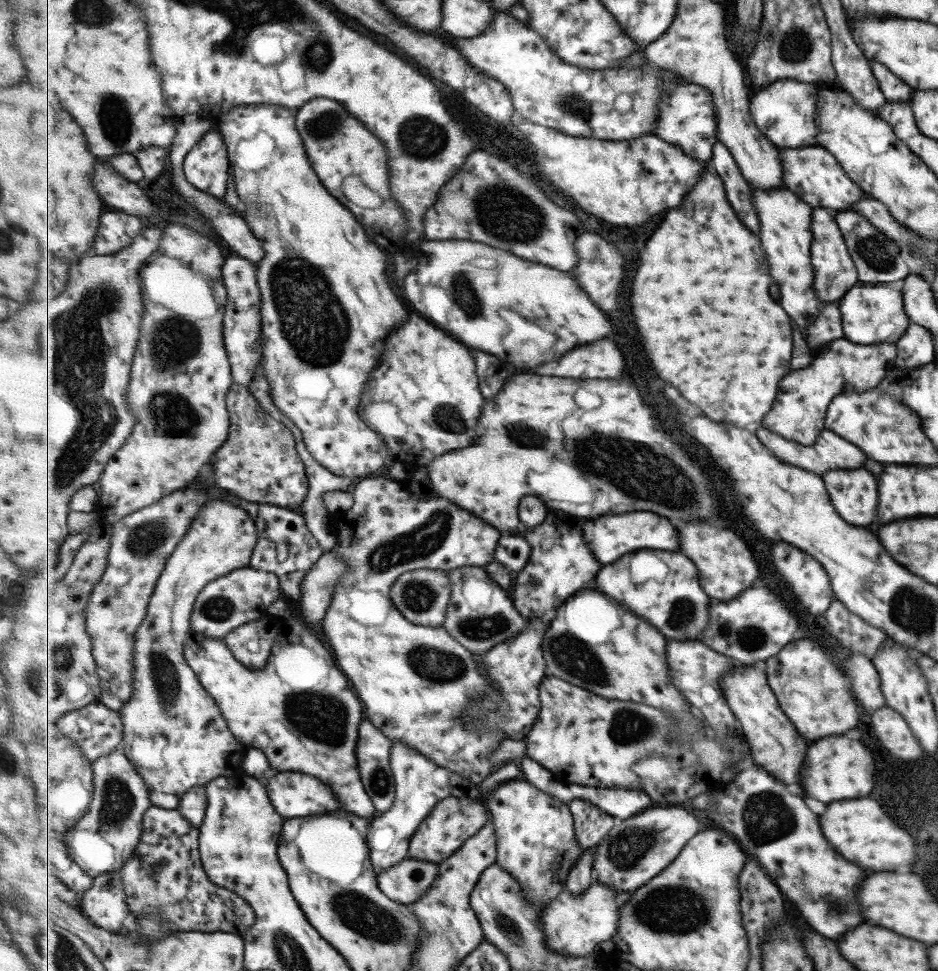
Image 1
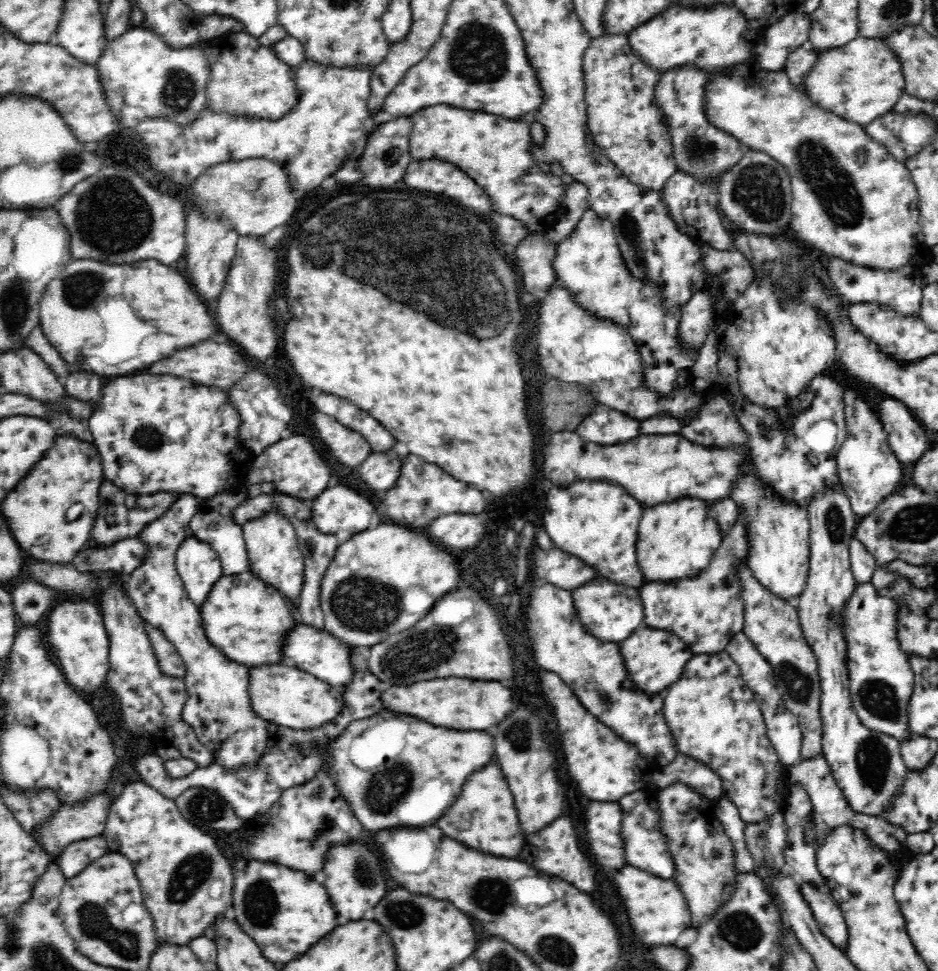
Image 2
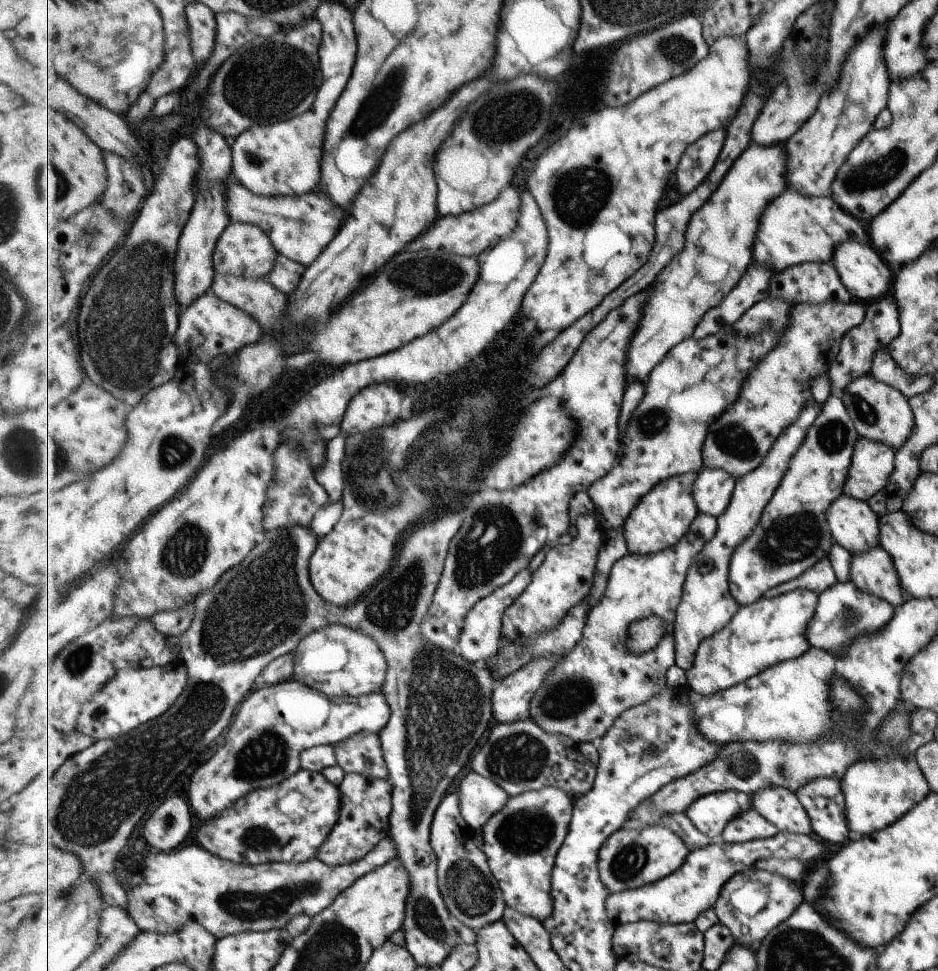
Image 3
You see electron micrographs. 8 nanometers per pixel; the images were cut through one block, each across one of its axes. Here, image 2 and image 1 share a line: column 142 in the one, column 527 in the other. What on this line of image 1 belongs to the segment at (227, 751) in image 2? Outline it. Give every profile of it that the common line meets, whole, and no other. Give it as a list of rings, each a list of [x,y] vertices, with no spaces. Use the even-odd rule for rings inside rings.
[[[551,510],[543,524],[521,531],[529,541],[532,551],[524,569],[516,572],[511,595],[517,610],[520,610],[526,619],[536,616],[552,618],[568,598],[595,583],[593,580],[603,566],[593,556],[588,542],[583,540],[584,526],[581,520],[583,519]]]

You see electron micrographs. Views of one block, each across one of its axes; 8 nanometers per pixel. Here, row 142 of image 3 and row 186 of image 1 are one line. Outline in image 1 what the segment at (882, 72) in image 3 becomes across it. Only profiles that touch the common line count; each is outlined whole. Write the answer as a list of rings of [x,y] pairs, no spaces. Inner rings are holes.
[[[813,145],[779,149],[786,188],[799,194],[812,207],[825,207],[831,212],[841,211],[865,197],[864,191],[844,173],[843,167],[824,147]]]

